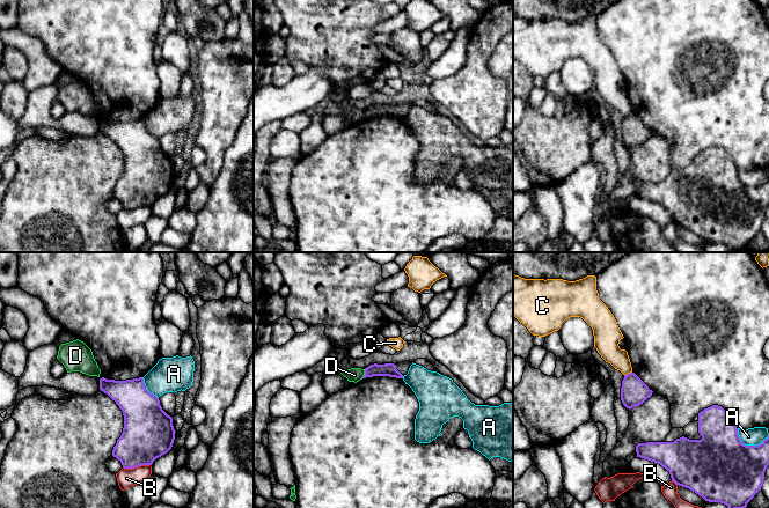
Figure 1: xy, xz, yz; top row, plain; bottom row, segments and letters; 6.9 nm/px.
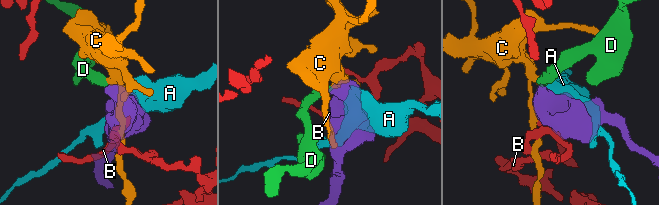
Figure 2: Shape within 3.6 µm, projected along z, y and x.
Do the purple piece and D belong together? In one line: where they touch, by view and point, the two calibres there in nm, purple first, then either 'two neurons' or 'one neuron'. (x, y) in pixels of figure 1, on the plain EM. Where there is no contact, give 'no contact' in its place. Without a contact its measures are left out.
contact xz (365, 115); calibres 100 and 100 nm; two neurons

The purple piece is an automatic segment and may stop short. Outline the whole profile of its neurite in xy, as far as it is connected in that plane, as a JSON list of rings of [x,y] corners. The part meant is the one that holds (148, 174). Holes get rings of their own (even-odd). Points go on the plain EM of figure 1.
[[[102,118],[100,131],[116,142],[124,156],[123,174],[112,191],[124,209],[152,206],[171,190],[176,174],[173,159],[146,130],[142,118],[126,122]]]

